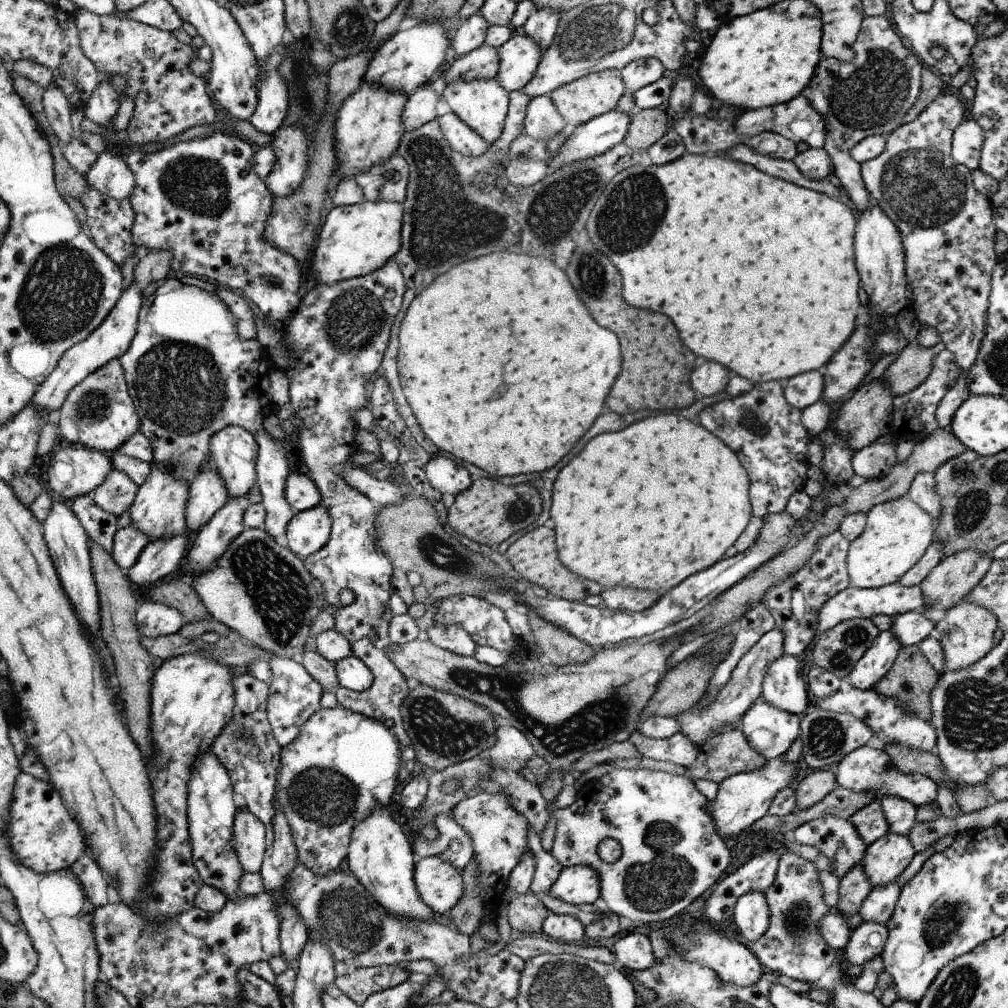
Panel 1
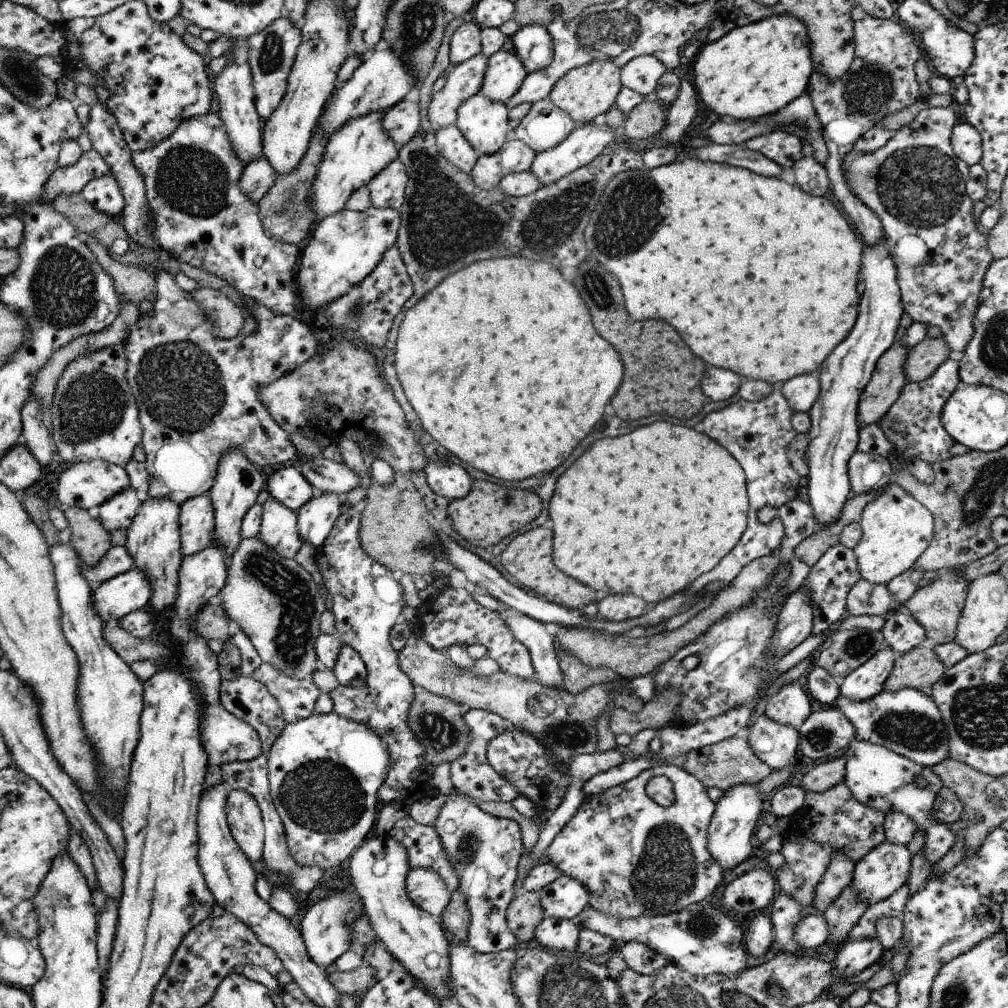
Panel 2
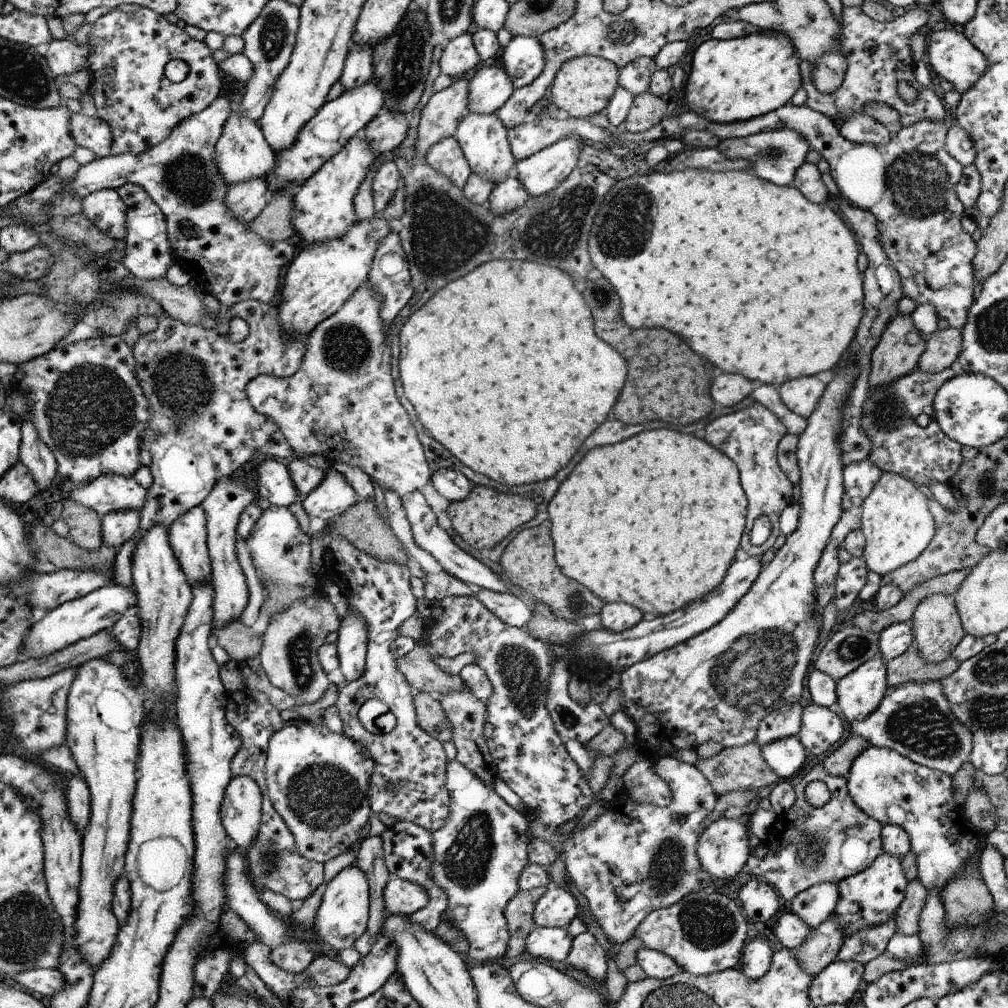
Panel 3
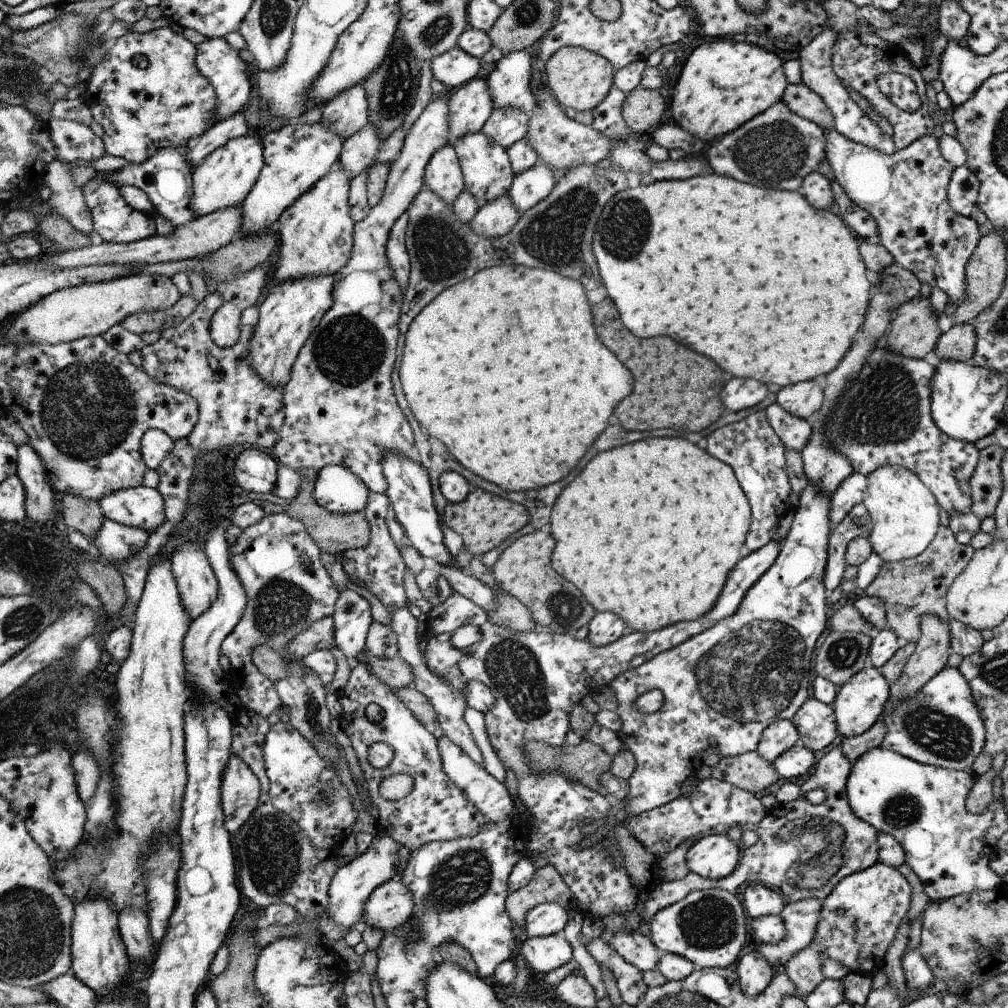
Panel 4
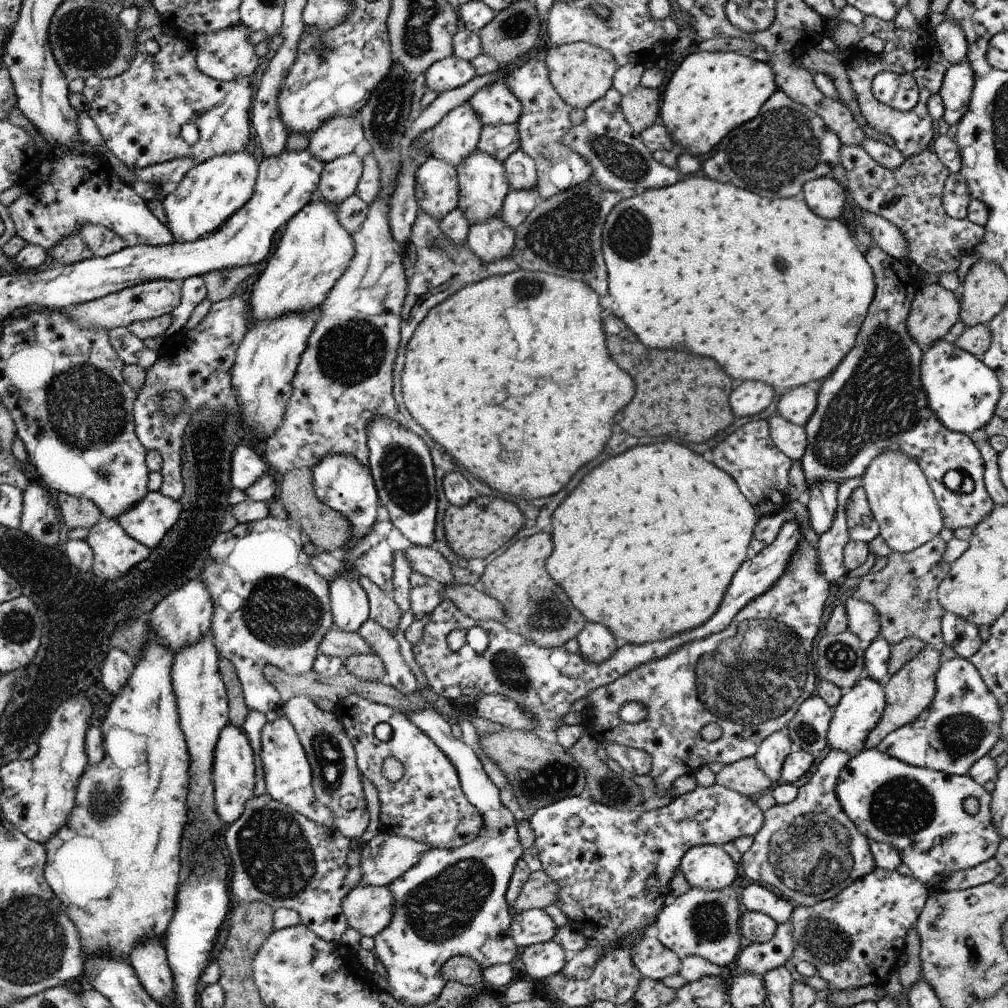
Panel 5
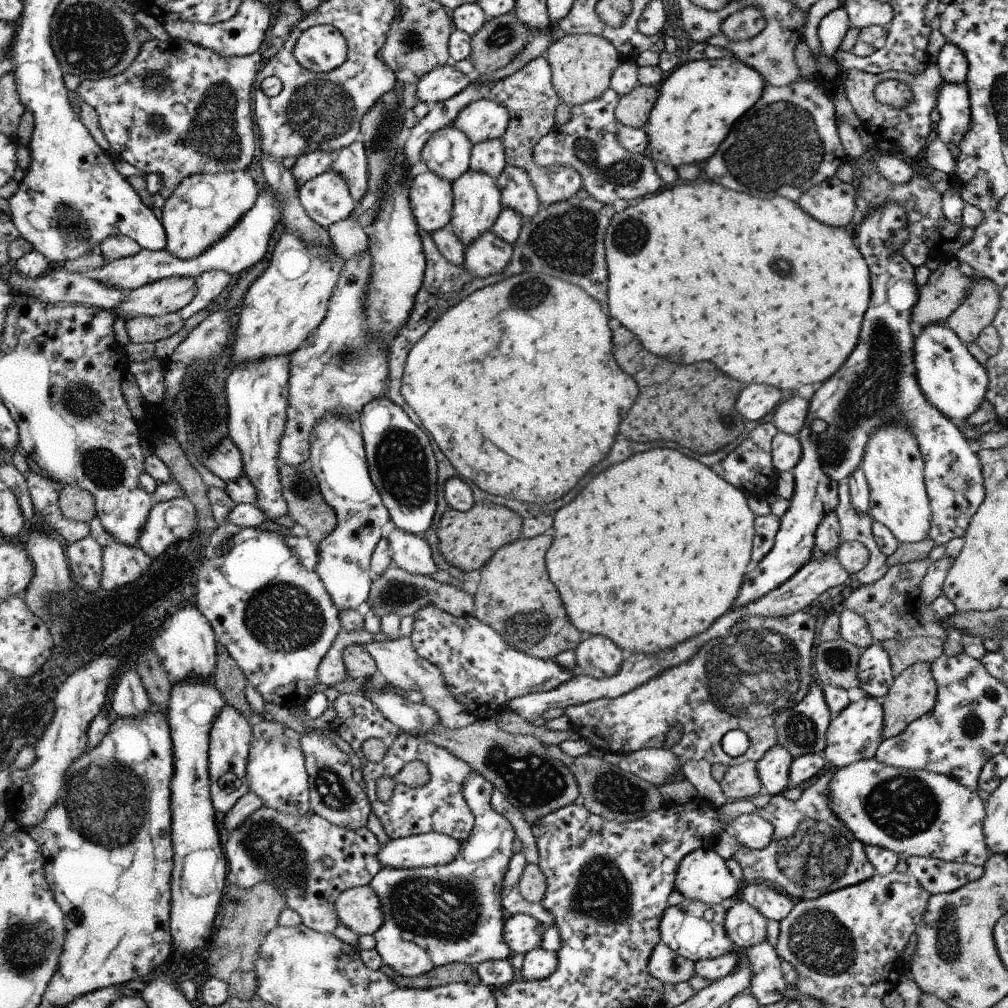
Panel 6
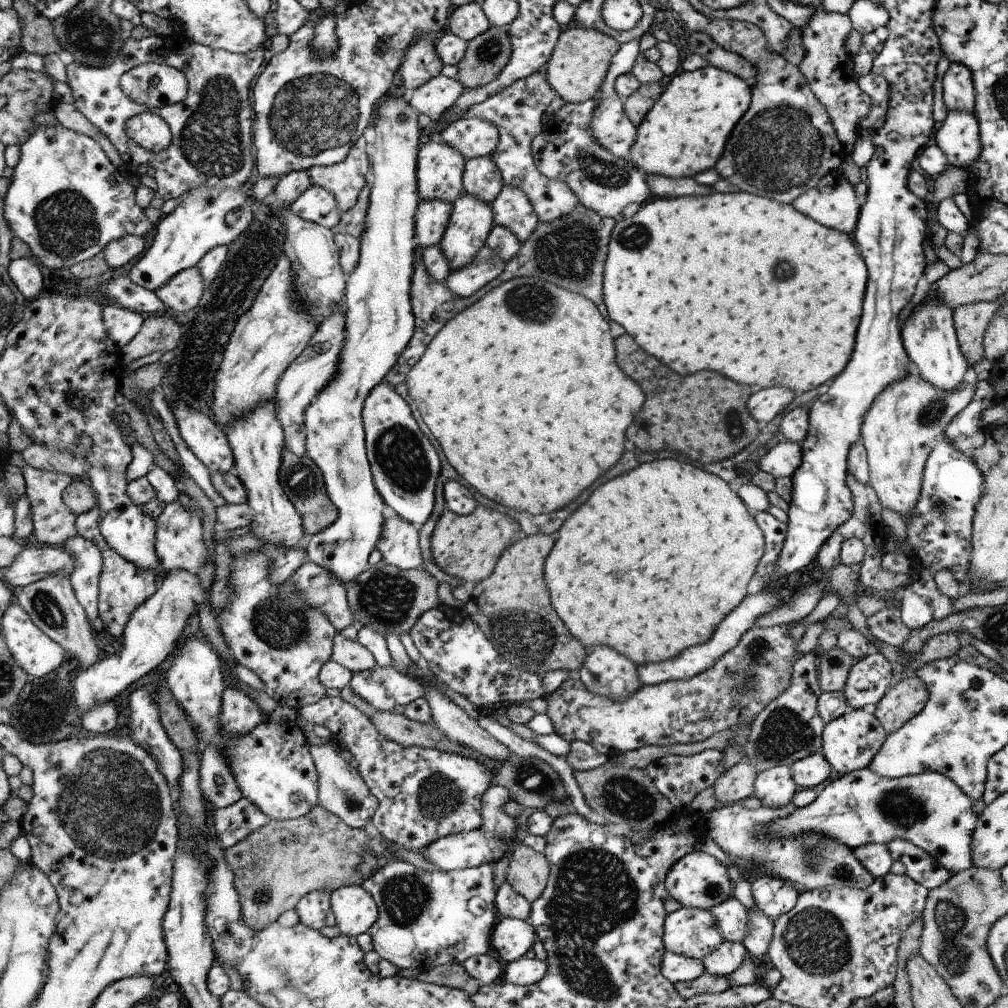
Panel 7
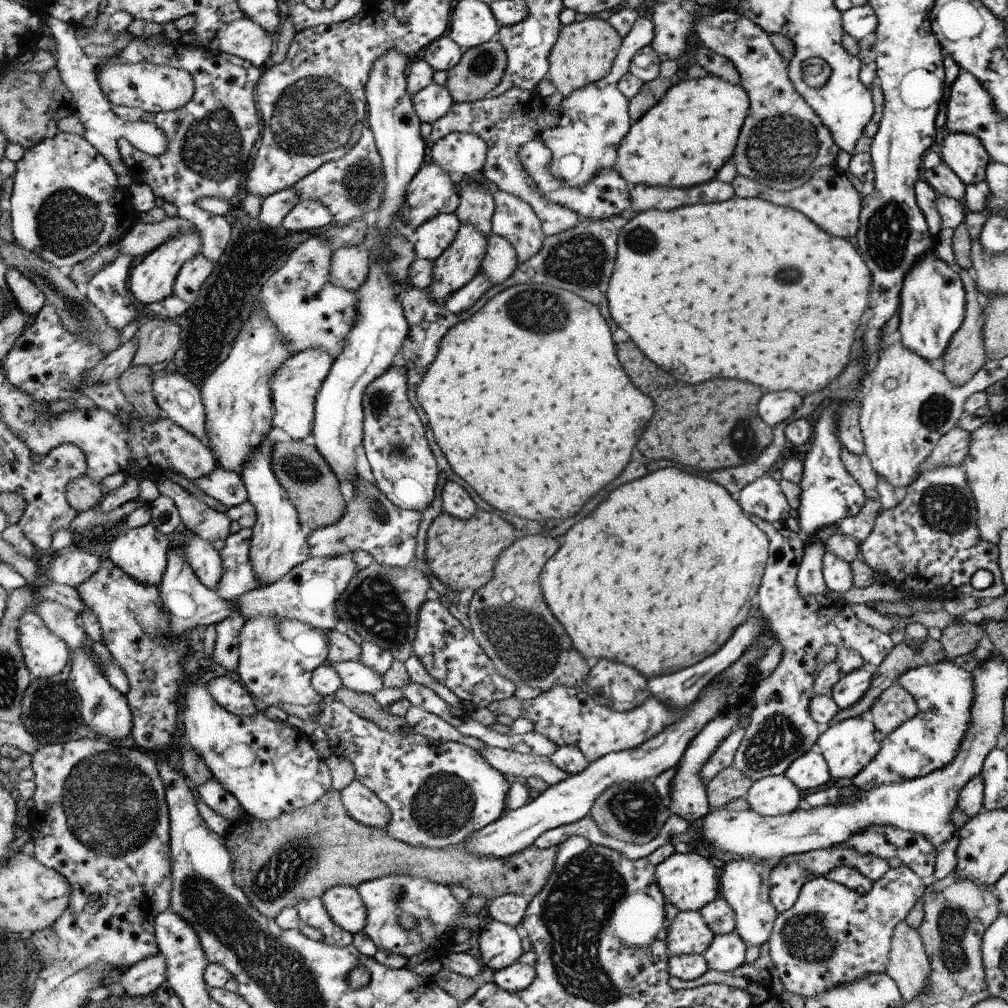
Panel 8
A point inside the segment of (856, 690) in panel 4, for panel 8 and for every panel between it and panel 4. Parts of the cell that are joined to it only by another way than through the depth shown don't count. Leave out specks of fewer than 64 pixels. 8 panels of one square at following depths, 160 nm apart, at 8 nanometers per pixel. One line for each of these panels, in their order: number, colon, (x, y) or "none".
5: (859, 711)
6: (854, 734)
7: (850, 743)
8: (849, 746)

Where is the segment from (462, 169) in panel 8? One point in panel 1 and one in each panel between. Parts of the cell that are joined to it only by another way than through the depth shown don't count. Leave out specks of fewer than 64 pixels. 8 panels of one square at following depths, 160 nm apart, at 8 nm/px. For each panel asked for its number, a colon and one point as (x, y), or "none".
1: (542, 25)
2: (533, 45)
3: (524, 59)
4: (509, 84)
5: (495, 104)
6: (483, 120)
7: (473, 138)

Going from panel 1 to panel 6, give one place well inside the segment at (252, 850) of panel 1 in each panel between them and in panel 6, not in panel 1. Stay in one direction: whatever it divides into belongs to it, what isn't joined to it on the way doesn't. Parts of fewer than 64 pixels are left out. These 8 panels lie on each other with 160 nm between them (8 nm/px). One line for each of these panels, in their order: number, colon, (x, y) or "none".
2: (244, 813)
3: (240, 811)
4: (240, 791)
5: (234, 781)
6: (231, 736)

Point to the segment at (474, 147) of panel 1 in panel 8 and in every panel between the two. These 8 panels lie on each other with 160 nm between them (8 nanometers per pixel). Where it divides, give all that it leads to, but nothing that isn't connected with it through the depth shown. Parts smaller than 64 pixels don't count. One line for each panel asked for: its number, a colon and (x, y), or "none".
2: (451, 142)
3: (446, 157)
4: (443, 175)
5: (437, 185)
6: (431, 196)
7: (433, 216)
8: (434, 237)

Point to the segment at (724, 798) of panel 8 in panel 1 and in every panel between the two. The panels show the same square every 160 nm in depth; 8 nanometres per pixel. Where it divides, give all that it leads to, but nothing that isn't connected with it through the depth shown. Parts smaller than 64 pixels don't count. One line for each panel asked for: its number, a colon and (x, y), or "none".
1: (728, 753)
2: (730, 762)
3: (743, 768)
4: (750, 771)
5: (745, 776)
6: (742, 781)
7: (737, 784)

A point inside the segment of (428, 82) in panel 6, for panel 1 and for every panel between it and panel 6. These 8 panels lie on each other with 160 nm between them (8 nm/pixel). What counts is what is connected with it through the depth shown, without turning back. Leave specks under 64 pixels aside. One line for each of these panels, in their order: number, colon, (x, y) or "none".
1: (471, 35)
2: (466, 41)
3: (459, 59)
4: (455, 67)
5: (449, 73)

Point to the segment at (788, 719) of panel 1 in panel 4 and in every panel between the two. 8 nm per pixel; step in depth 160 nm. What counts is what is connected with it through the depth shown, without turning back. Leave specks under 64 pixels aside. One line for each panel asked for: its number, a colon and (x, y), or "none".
2: (778, 745)
3: (785, 757)
4: (796, 761)

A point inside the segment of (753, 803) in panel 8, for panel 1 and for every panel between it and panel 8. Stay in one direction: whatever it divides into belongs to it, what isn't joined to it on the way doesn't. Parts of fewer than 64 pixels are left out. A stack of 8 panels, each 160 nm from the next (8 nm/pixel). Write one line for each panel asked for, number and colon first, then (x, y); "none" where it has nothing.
1: (783, 686)
2: (790, 706)
3: (785, 722)
4: (776, 739)
5: (771, 756)
6: (774, 768)
7: (775, 788)

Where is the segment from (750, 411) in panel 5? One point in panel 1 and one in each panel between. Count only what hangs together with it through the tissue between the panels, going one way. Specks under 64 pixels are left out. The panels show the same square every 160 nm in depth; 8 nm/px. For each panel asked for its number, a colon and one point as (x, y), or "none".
1: (710, 378)
2: (720, 384)
3: (727, 389)
4: (739, 393)

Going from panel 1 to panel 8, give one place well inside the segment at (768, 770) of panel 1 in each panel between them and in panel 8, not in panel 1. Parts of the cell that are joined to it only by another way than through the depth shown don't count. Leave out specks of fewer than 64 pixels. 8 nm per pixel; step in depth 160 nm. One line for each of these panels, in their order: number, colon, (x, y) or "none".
2: (738, 810)
3: (722, 848)
4: (715, 857)
5: (707, 867)
6: (703, 875)
7: (697, 880)
8: (688, 880)

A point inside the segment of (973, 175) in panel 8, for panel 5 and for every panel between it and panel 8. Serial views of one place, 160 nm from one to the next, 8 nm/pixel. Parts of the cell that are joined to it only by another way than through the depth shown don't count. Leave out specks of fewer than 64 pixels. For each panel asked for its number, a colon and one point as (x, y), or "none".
5: (955, 92)
6: (953, 103)
7: (958, 137)

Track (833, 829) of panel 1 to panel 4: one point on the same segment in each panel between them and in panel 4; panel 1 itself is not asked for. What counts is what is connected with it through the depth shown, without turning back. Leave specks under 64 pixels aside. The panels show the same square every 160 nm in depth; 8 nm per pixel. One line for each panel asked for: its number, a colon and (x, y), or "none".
2: (838, 876)
3: (814, 905)
4: (801, 918)

